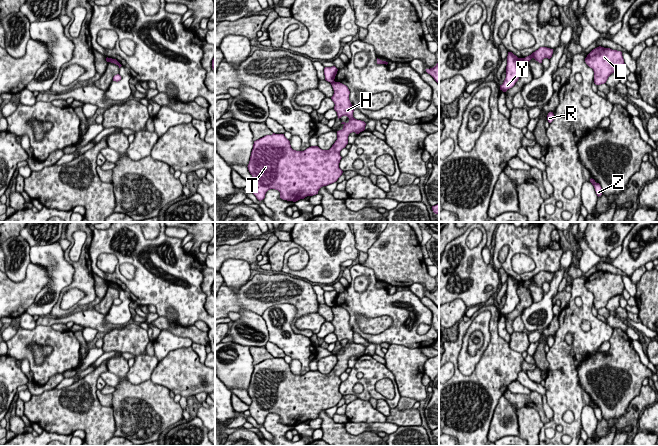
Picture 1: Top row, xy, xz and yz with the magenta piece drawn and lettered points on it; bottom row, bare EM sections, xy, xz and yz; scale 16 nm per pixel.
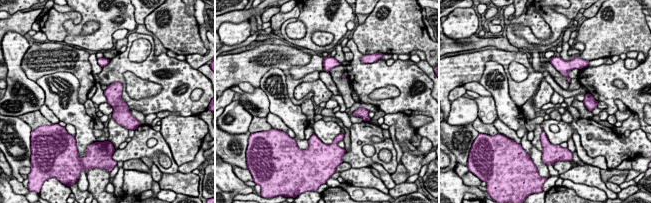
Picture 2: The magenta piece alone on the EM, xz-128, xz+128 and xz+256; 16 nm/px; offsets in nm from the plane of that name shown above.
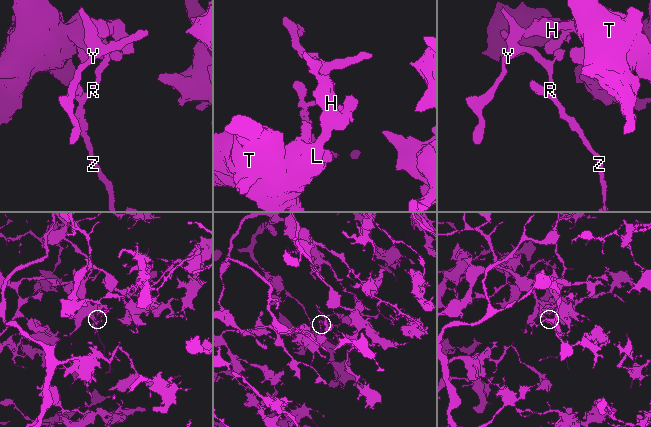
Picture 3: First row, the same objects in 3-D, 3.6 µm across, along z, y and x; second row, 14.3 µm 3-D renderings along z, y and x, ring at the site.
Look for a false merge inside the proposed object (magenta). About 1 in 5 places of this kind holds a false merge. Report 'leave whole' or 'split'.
split

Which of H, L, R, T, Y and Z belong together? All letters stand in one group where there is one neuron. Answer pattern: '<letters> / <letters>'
H L T / R Y Z

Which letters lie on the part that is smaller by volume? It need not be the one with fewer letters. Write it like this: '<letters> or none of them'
R, Y, Z

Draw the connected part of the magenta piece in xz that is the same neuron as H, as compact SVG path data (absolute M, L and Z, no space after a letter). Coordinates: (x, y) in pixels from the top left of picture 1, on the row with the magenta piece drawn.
M340 82L332 84L334 94L331 97L334 102L334 110L338 119L347 116L349 122L343 124L343 129L337 131L337 140L329 150L322 150L318 146L311 146L304 151L296 151L291 148L290 141L284 134L266 135L254 141L253 149L248 164L248 170L252 175L249 183L250 191L261 201L270 189L280 192L280 198L296 202L307 196L318 194L321 187L332 184L338 180L343 171L339 168L341 160L340 151L348 144L348 136L355 132L359 134L365 130L366 123L353 117L354 108L349 100L348 87Z

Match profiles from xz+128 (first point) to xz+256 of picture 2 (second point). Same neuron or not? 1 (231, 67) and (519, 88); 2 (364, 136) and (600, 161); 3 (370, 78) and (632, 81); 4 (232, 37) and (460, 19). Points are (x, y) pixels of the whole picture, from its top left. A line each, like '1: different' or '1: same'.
1: same
2: different
3: same
4: same

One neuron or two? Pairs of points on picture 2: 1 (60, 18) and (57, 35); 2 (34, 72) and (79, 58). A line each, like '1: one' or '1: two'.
1: one
2: one

